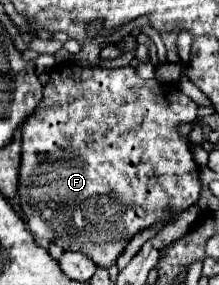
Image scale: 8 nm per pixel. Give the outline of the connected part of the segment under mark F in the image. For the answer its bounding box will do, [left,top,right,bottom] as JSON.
[18,65,202,269]

